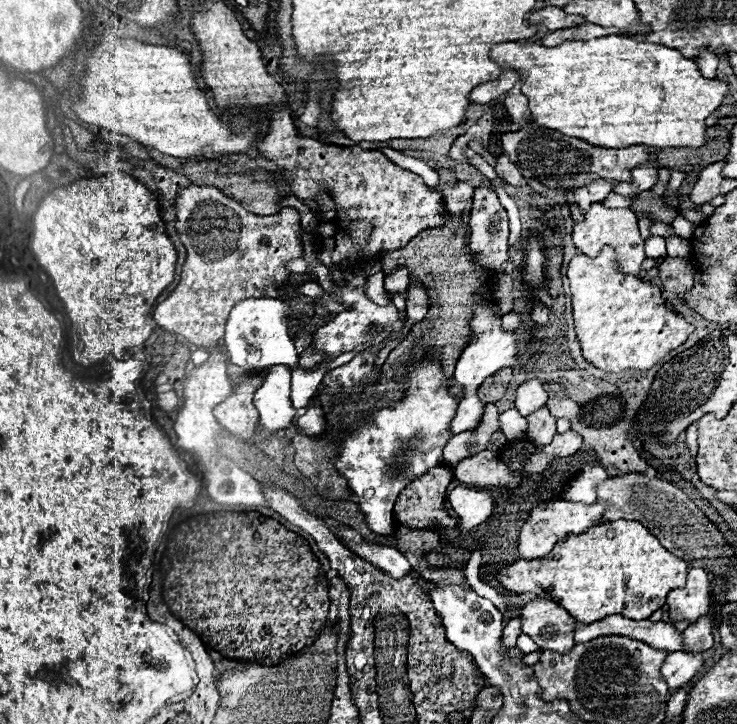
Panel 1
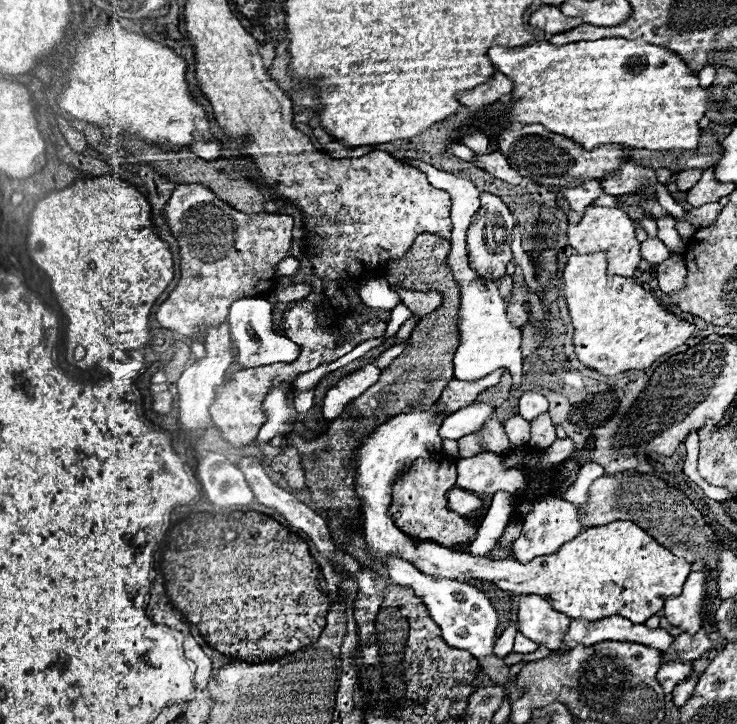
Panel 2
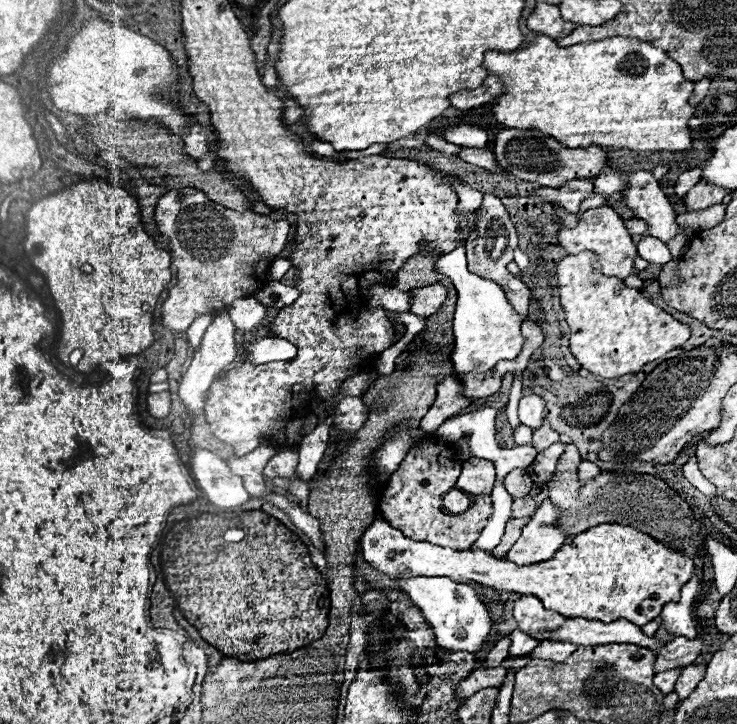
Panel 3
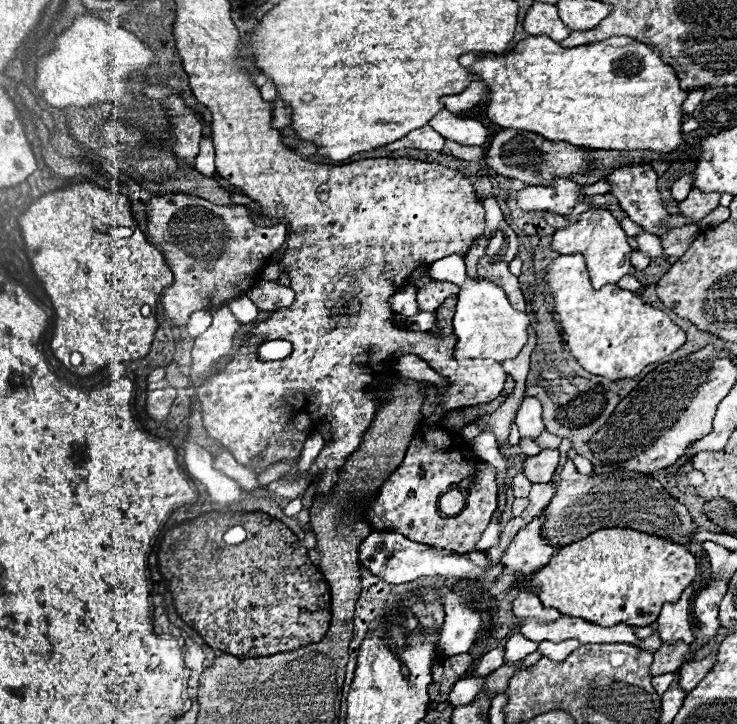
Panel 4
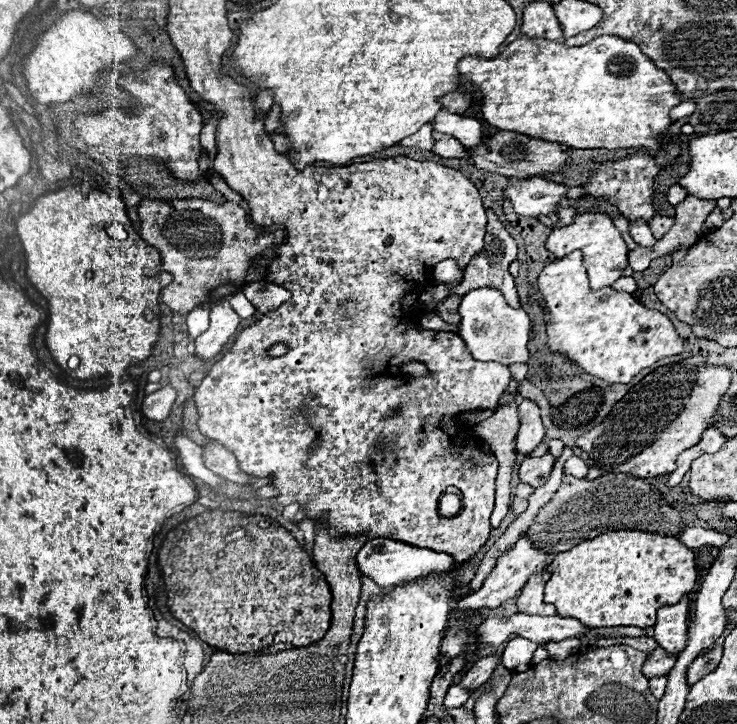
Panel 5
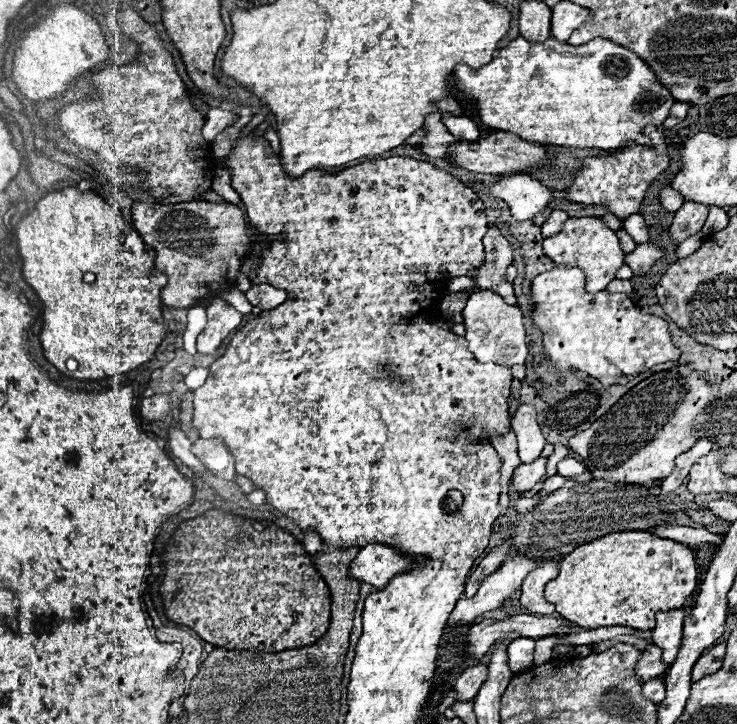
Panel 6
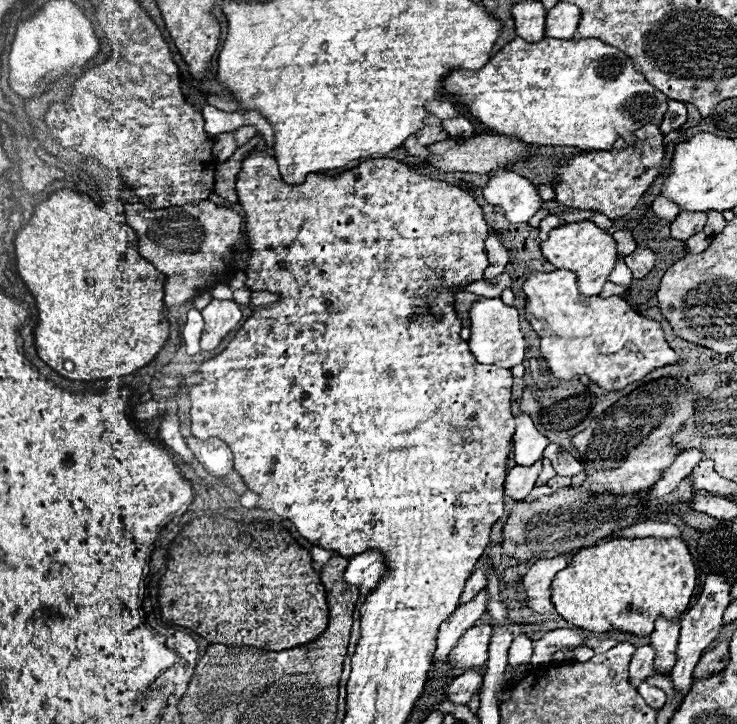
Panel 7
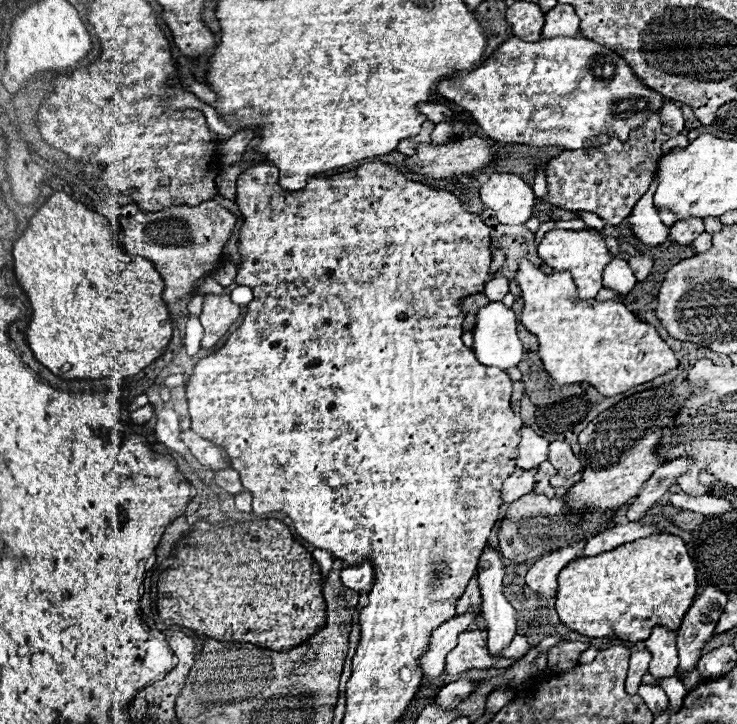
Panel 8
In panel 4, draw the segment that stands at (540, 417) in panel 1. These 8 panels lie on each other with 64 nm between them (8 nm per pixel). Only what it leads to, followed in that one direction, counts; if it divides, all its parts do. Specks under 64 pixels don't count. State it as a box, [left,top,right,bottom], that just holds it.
[536,432,562,449]

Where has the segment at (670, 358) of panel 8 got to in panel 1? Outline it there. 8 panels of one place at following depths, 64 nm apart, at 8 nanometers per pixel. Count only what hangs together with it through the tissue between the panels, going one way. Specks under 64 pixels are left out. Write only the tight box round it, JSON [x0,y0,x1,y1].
[568,248,694,372]

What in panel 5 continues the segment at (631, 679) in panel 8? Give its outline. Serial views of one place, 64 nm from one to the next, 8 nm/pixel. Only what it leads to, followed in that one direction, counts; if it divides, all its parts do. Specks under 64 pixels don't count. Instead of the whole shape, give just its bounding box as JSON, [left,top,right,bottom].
[642,648,676,678]

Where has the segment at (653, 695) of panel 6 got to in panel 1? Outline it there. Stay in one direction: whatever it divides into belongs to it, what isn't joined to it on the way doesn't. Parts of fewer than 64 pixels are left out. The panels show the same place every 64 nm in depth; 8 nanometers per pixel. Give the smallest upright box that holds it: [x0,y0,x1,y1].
[660,652,702,688]

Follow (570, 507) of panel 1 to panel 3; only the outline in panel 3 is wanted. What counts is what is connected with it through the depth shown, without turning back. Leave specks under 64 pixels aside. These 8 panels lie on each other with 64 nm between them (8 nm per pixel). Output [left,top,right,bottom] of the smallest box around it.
[506,500,568,566]

